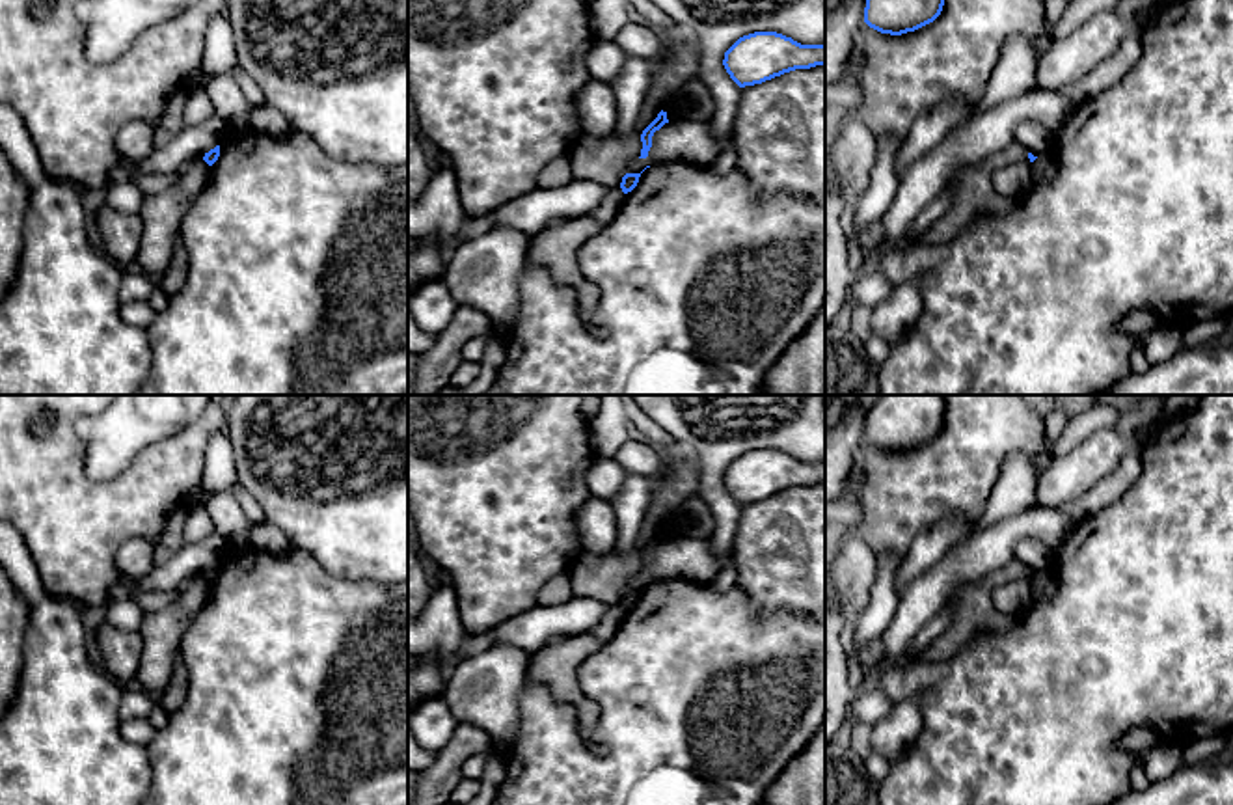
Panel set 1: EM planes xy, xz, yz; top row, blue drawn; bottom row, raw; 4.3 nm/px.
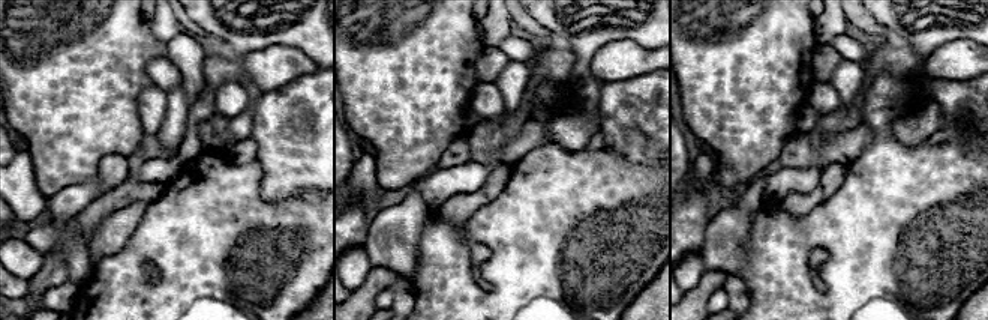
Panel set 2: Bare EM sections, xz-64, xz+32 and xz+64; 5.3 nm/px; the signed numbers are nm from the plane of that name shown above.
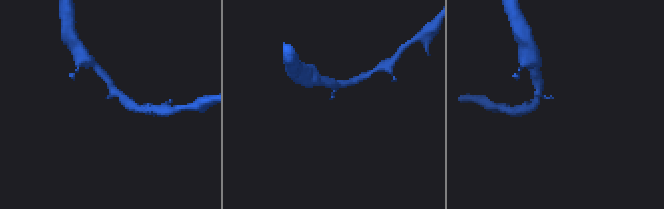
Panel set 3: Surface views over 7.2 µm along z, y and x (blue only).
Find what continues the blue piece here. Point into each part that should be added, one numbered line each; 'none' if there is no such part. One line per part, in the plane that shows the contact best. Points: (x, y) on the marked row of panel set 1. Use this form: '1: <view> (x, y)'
none

